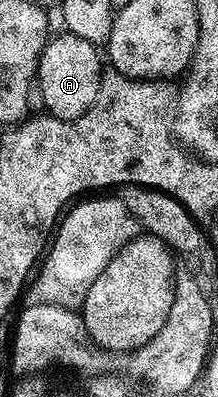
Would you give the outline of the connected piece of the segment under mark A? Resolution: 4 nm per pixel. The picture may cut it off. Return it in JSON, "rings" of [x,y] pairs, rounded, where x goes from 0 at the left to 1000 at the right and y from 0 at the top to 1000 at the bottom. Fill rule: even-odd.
{"rings":[[[312,83],[248,86],[211,108],[170,166],[161,209],[197,229],[206,280],[261,300],[358,300],[417,275],[454,234],[472,161],[445,141],[450,121]]]}

